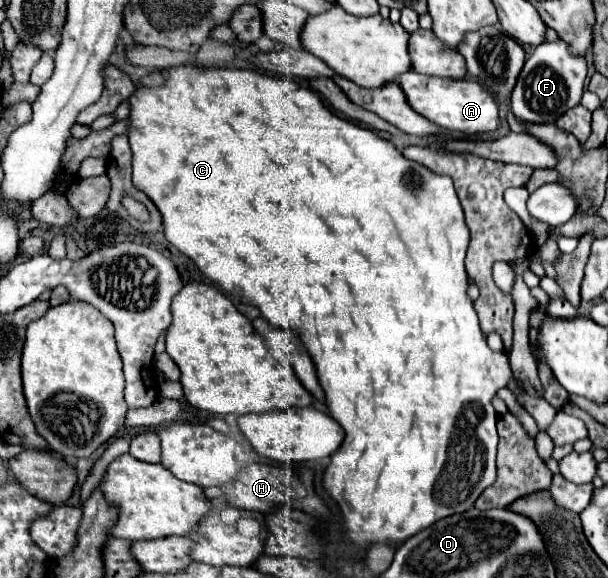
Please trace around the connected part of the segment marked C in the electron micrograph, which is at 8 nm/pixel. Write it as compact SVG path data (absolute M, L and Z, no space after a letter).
M194 66L168 68L166 86L138 88L132 94L130 104L128 138L132 148L132 180L162 212L166 240L192 258L200 272L224 292L244 304L256 306L272 326L292 330L316 366L328 414L336 418L346 432L344 444L332 454L332 462L324 470L322 486L344 516L342 534L350 542L350 548L356 552L364 552L374 544L398 548L410 536L432 526L436 520L472 508L478 496L496 482L498 414L492 408L492 398L502 386L506 386L512 370L508 356L490 350L486 344L474 302L468 296L468 274L464 268L468 242L466 224L452 178L422 168L422 164L404 158L388 140L332 114L314 90L304 88L290 78L272 78L256 70L198 70Z

